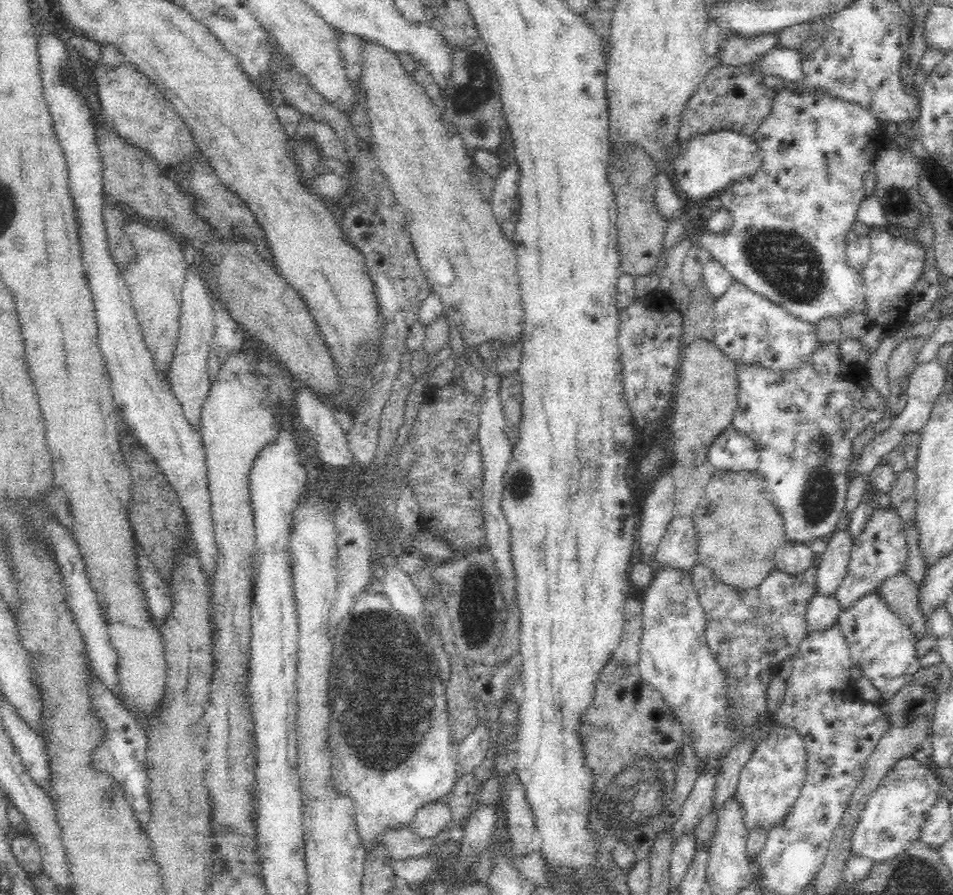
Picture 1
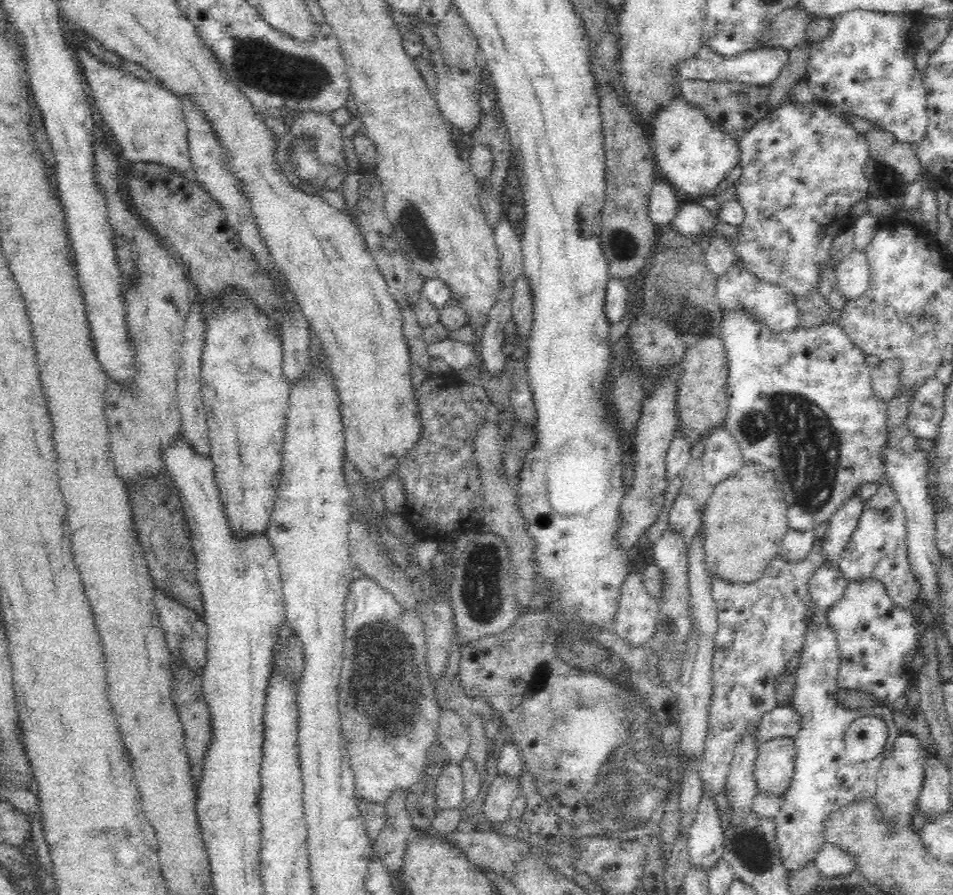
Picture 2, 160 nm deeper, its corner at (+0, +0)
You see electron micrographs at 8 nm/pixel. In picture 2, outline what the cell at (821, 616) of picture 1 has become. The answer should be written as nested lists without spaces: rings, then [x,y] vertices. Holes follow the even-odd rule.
[[[820,568],[808,581],[813,608],[818,616],[825,618],[844,596],[846,581],[838,569]]]

